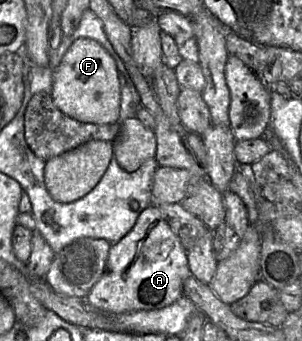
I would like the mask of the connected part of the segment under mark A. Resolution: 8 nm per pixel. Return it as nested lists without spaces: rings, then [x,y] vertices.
[[[152,203],[139,214],[131,230],[111,244],[105,270],[85,303],[93,310],[110,314],[160,309],[184,294],[183,283],[190,274],[186,250]]]

